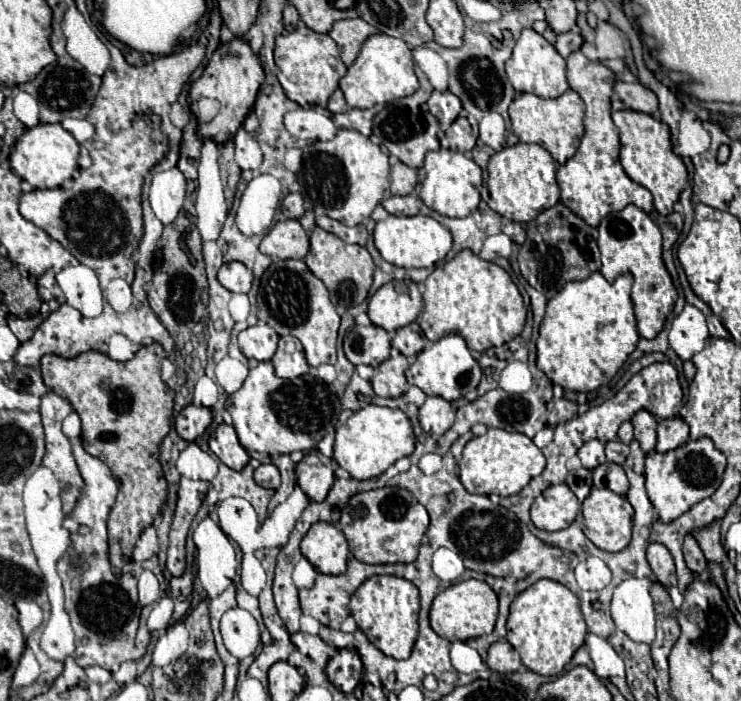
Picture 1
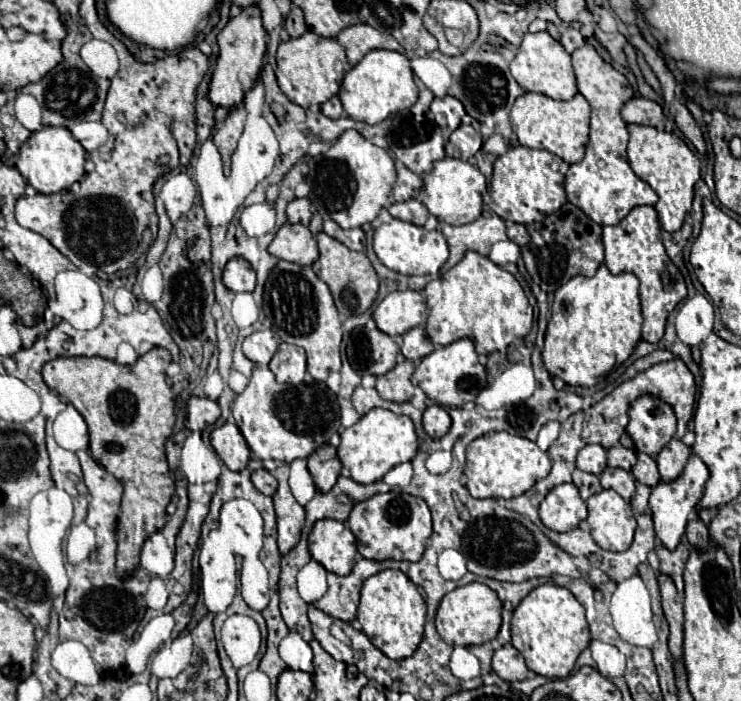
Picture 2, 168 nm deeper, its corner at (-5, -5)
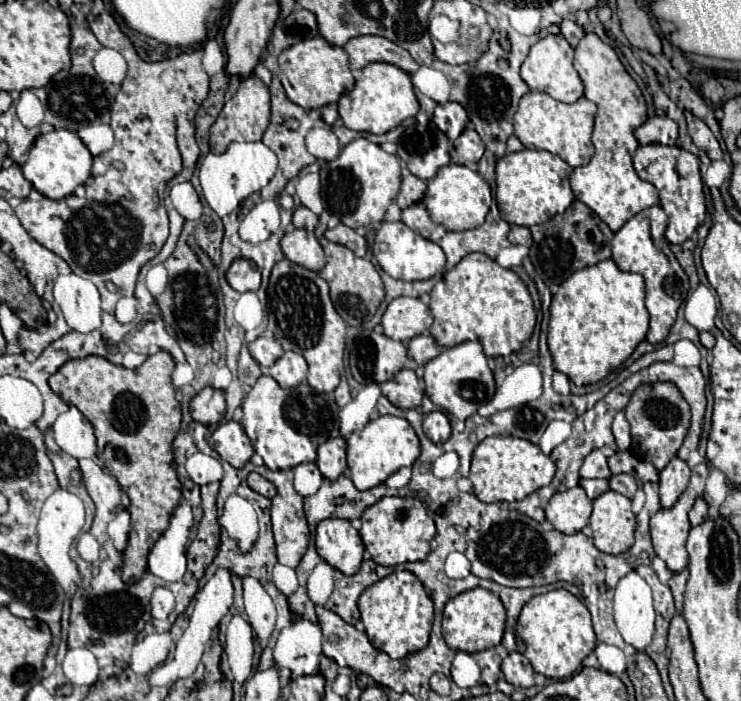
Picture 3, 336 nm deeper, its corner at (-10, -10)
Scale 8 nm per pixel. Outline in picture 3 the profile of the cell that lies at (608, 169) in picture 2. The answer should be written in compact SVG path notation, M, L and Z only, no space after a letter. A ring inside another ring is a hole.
M586 34L580 44L576 46L574 68L584 82L584 96L598 106L594 118L594 156L586 166L574 168L570 176L572 192L576 200L584 202L590 210L594 210L600 220L604 220L612 232L620 230L624 222L628 222L634 214L656 206L658 190L638 178L636 170L632 168L632 154L638 148L638 140L634 136L634 128L638 128L646 120L646 102L632 80L632 76L624 70L616 52L604 44L596 34Z

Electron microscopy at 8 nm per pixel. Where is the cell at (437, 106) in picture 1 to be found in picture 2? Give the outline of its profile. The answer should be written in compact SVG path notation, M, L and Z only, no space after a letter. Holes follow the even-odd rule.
M445 95L445 97L435 97L433 103L431 103L431 111L435 115L435 123L443 129L445 135L453 133L459 123L461 123L461 117L465 115L465 109L461 105L459 99L451 97L451 95Z

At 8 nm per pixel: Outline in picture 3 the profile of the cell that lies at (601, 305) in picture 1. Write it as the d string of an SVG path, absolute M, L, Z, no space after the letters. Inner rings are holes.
M602 260L596 266L582 268L564 280L552 298L548 348L554 360L554 368L566 374L576 386L596 384L630 358L634 348L646 338L648 322L650 314L644 306L644 278L640 274L622 272L612 260Z

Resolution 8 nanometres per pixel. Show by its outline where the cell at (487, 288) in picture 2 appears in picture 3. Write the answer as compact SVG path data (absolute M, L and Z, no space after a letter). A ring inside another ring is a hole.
M468 254L452 270L448 270L430 292L430 310L434 316L430 334L440 346L452 348L468 340L478 340L484 346L484 354L492 358L510 356L512 352L520 350L524 342L530 340L536 324L536 312L526 284L518 278L518 274L502 268L496 260L488 258L486 254Z

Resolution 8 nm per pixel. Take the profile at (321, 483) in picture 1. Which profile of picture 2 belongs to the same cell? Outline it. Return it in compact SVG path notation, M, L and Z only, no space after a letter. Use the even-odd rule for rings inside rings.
M321 445L309 457L309 471L315 479L317 489L327 493L335 485L335 481L339 477L339 471L341 471L341 461L335 453L335 447L333 445Z

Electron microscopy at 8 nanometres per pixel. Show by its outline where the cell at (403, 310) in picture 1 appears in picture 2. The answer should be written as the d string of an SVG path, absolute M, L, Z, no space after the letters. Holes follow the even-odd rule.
M393 291L373 311L377 327L395 337L419 327L427 319L427 303L419 291Z

